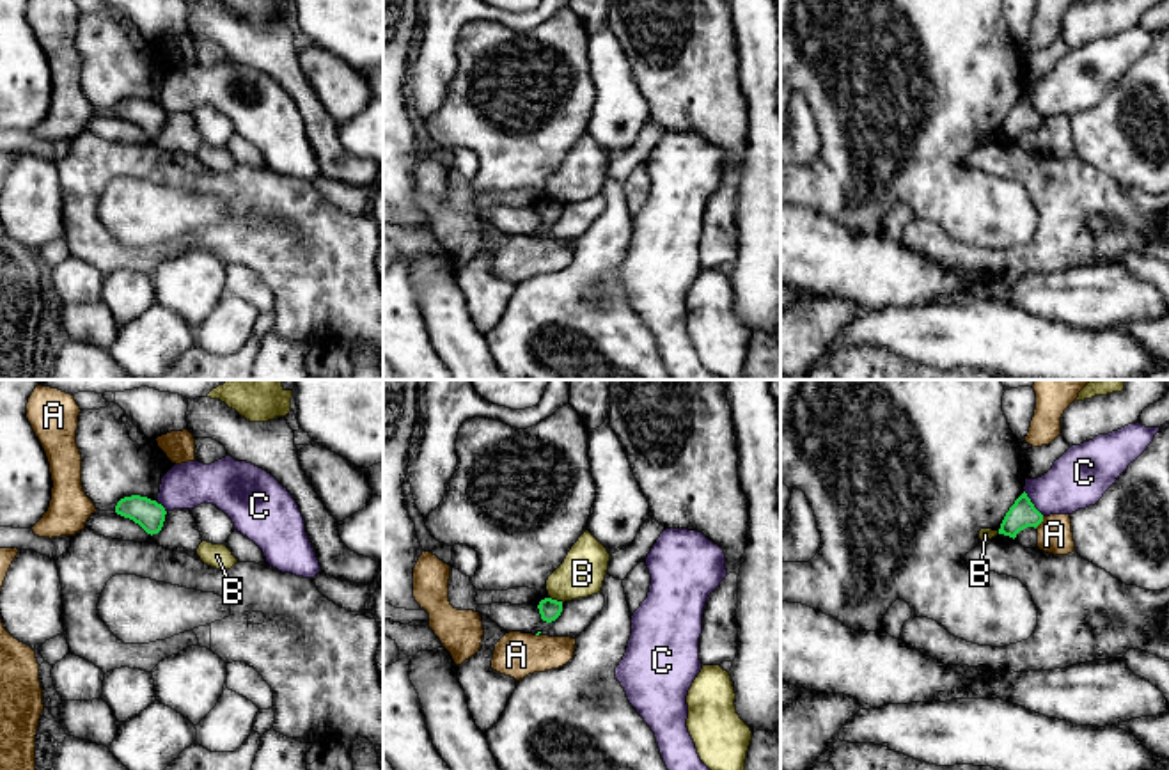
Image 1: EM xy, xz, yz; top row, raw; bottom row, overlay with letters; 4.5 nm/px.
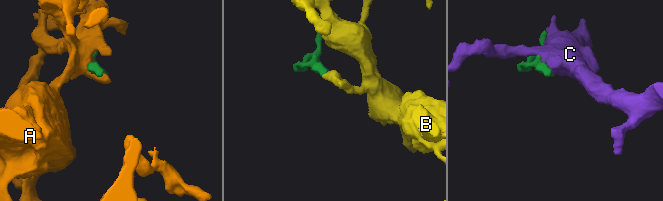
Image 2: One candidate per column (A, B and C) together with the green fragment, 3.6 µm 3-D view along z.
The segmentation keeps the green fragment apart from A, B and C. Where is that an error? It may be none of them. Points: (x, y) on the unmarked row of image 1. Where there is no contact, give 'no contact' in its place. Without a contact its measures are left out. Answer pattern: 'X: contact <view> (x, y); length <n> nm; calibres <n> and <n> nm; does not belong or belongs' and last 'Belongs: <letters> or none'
A: contact yz (1040, 125); length 70 nm; calibres 120 and 160 nm; does not belong
B: contact xz (556, 203); length 70 nm; calibres 100 and 200 nm; does not belong
C: contact yz (1031, 105); length 150 nm; calibres 120 and 260 nm; does not belong
Belongs: none

